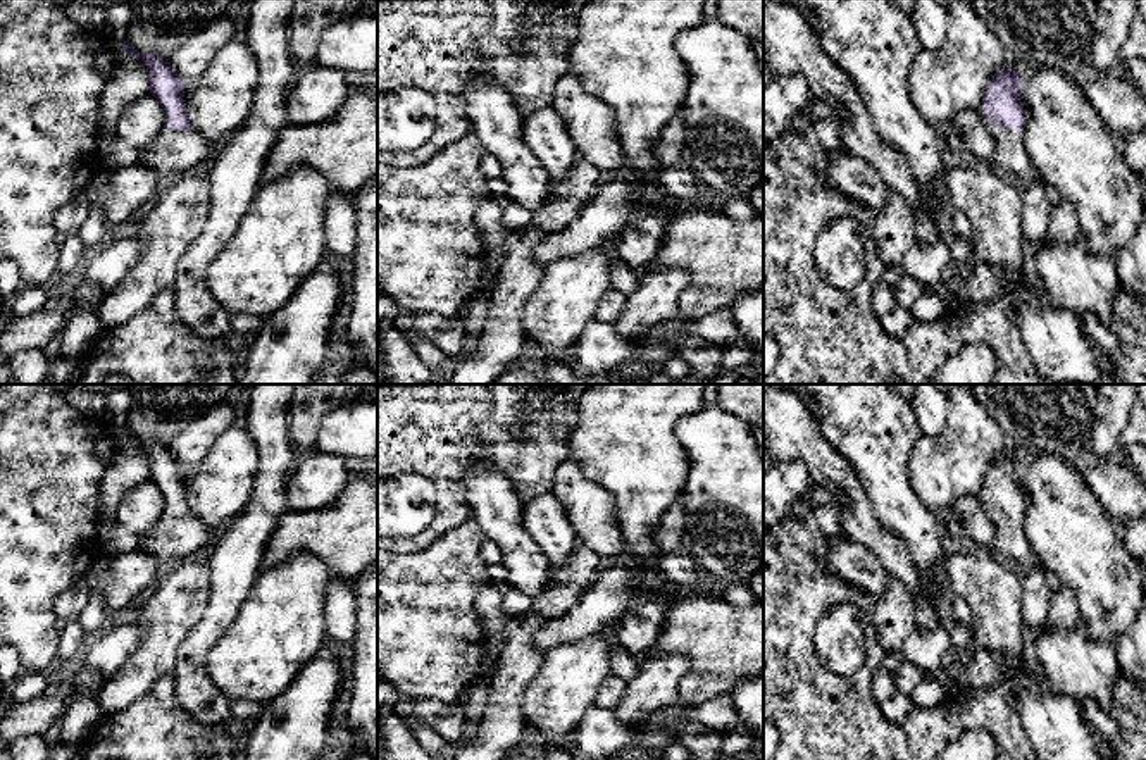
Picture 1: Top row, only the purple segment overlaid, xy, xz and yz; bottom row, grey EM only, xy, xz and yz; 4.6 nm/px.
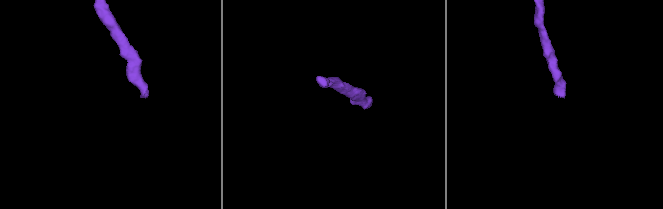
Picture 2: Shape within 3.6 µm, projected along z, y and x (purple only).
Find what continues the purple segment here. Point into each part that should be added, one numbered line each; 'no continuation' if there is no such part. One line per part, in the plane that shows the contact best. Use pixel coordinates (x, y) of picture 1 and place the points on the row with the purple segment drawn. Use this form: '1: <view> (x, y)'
1: yz (1010, 159)

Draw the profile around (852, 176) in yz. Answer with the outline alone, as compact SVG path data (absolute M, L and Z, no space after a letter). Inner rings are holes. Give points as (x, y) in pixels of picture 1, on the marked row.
M848 152L827 153L827 183L877 214L886 209L891 196L884 178L867 160Z

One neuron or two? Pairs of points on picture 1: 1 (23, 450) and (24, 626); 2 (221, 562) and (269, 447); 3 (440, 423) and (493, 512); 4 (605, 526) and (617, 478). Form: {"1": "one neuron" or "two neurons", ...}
{"1": "one neuron", "2": "one neuron", "3": "two neurons", "4": "two neurons"}

